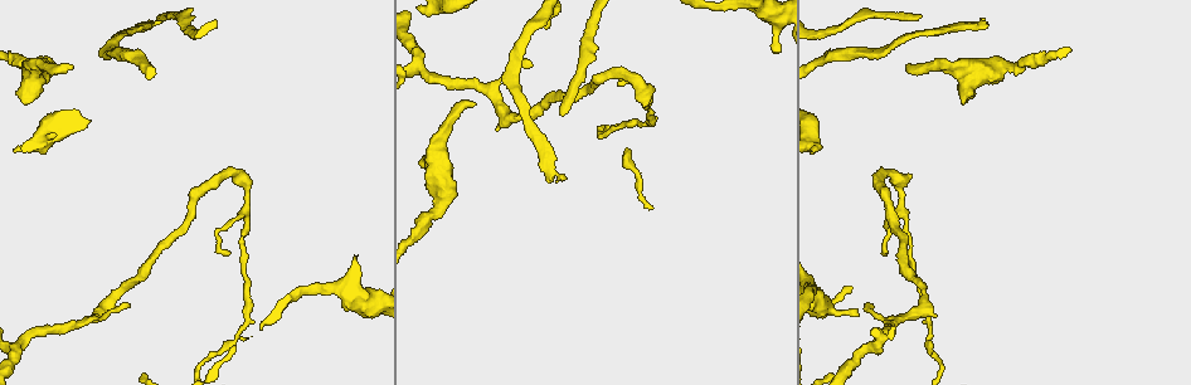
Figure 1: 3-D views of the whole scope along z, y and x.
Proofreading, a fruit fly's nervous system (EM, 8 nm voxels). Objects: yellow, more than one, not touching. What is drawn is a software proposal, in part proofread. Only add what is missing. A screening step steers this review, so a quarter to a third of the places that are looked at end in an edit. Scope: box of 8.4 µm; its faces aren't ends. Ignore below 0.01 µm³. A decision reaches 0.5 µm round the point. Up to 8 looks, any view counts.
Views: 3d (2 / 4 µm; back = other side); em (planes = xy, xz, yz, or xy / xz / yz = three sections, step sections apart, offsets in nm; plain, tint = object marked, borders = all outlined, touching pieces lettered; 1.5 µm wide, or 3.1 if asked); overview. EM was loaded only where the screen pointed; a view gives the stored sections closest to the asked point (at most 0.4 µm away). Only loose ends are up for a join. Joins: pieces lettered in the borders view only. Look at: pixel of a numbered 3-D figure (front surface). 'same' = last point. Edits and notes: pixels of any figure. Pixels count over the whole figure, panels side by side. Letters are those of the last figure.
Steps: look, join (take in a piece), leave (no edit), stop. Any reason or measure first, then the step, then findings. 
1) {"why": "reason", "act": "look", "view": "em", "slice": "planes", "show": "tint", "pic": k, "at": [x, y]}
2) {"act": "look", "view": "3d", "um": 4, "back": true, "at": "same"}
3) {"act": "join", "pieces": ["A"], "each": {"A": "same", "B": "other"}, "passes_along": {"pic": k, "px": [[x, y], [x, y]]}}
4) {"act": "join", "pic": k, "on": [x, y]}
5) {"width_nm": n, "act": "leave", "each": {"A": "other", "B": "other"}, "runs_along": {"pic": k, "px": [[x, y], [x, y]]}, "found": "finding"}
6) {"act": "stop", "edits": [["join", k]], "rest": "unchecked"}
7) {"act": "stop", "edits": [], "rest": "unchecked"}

{"why": "thin end", "act": "look", "view": "3d", "um": 4, "pic": 1, "at": [531, 65]}

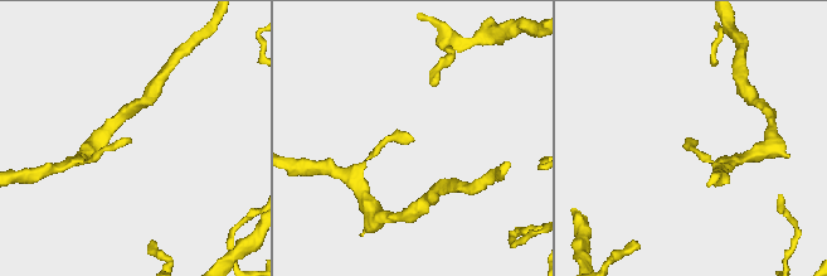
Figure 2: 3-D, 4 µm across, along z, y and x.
{"act": "look", "view": "em", "slice": "yz", "step": 4, "show": "tint", "pic": 2, "at": [691, 140]}

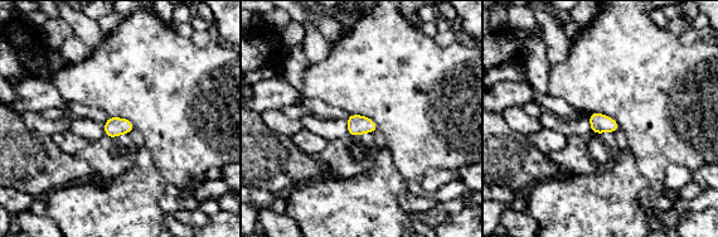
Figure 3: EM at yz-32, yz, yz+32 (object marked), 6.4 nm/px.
{"act": "look", "view": "em", "slice": "planes", "show": "borders", "at": "same"}

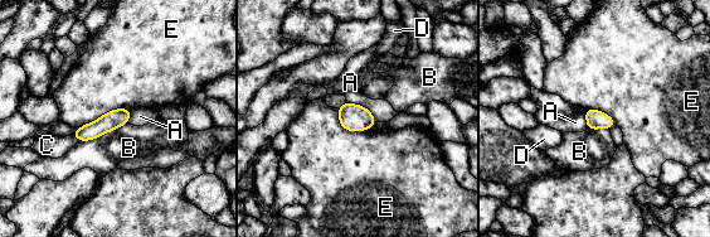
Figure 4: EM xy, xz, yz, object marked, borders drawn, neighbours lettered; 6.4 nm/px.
{"act": "leave", "each": {"A": "other", "B": "other", "C": "other", "D": "other", "E": "other"}, "found": "none of them fits"}

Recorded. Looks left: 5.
{"why": "free end", "act": "look", "view": "3d", "um": 4, "pic": 1, "at": [885, 253]}

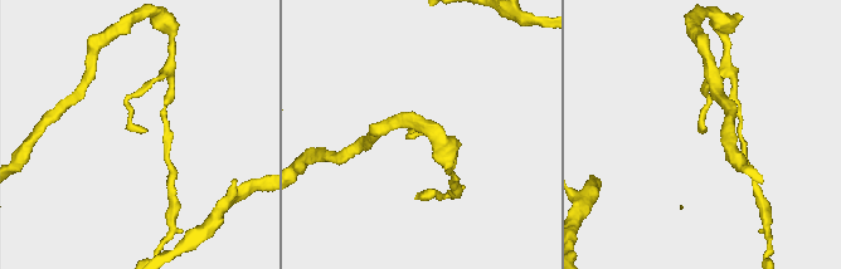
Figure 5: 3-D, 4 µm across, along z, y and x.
{"why": "now the EM", "act": "look", "view": "em", "slice": "planes", "show": "borders", "pic": 5, "at": [699, 131]}

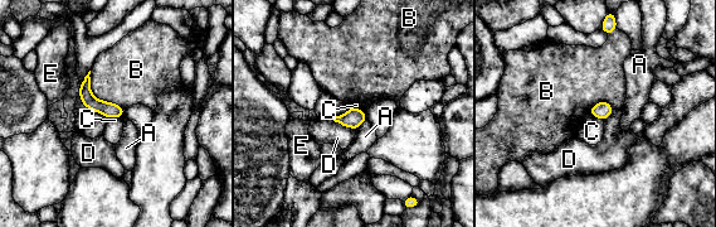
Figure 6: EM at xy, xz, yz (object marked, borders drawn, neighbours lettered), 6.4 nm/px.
{"width_nm": 100, "act": "leave", "each": {"A": "other", "B": "other", "C": "other", "D": "other", "E": "other"}, "runs_along": {"pic": 6, "px": [[87, 80], [96, 105], [121, 112]]}, "found": "no lettered piece goes on from it"}

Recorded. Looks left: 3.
{"why": "stops while still wide", "act": "look", "view": "3d", "um": 4, "pic": 1, "at": [424, 158]}

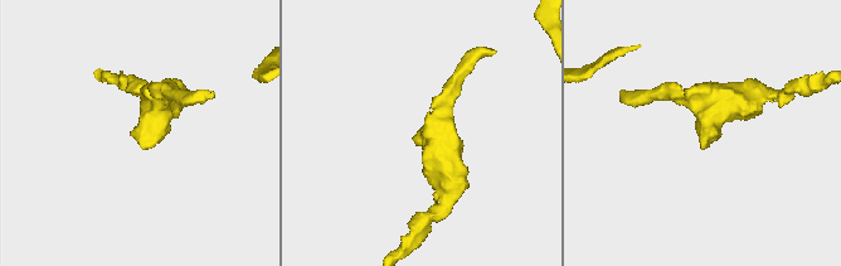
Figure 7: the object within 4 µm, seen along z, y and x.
{"why": "shape alone is not enough", "act": "look", "view": "em", "slice": "planes", "show": "borders", "pic": 7, "at": [701, 149]}

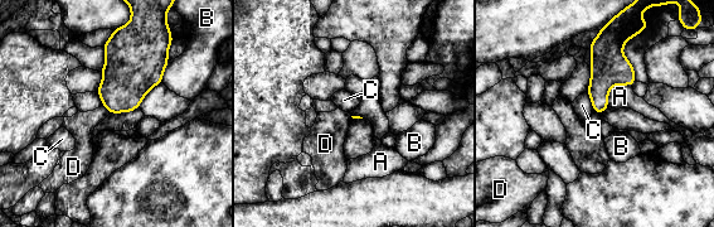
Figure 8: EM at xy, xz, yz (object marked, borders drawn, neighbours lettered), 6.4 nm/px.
{"act": "leave", "each": {"A": "other", "B": "other", "C": "other", "D": "other"}, "border": {"pic": 8, "px": [[587, 91], [594, 111]]}, "found": "no lettered piece goes on from it"}

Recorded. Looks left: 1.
{"act": "stop", "edits": [], "rest": "unchecked"}

